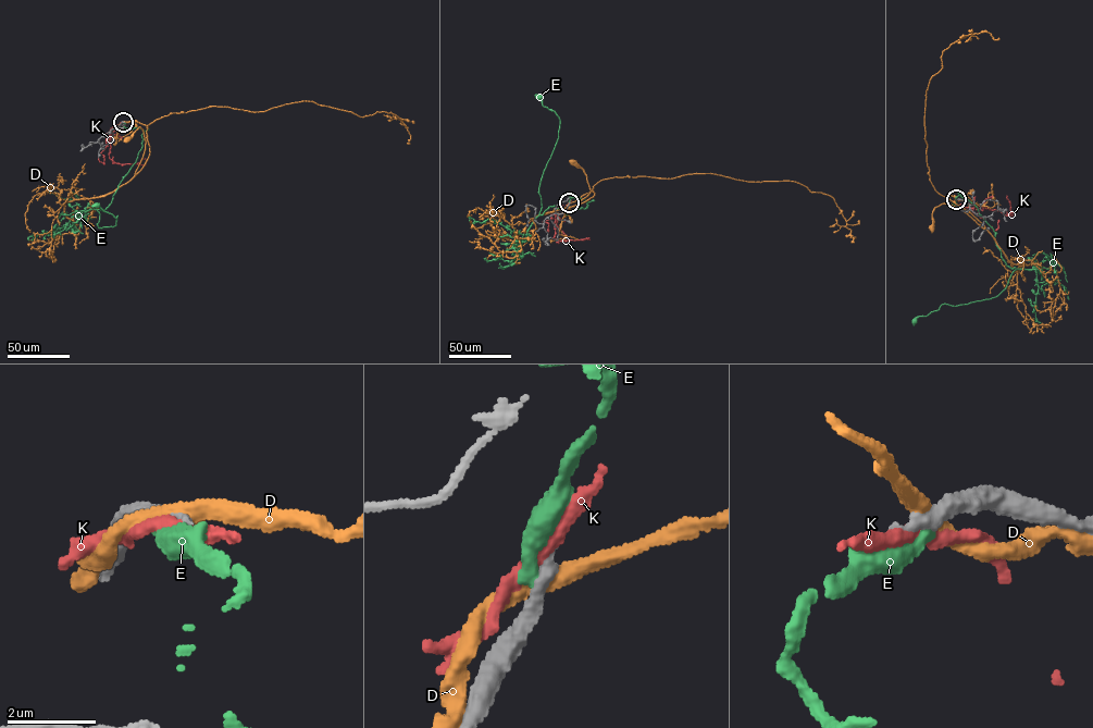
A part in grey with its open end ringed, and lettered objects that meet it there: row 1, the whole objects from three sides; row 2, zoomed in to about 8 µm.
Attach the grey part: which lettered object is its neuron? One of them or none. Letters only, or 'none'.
none

